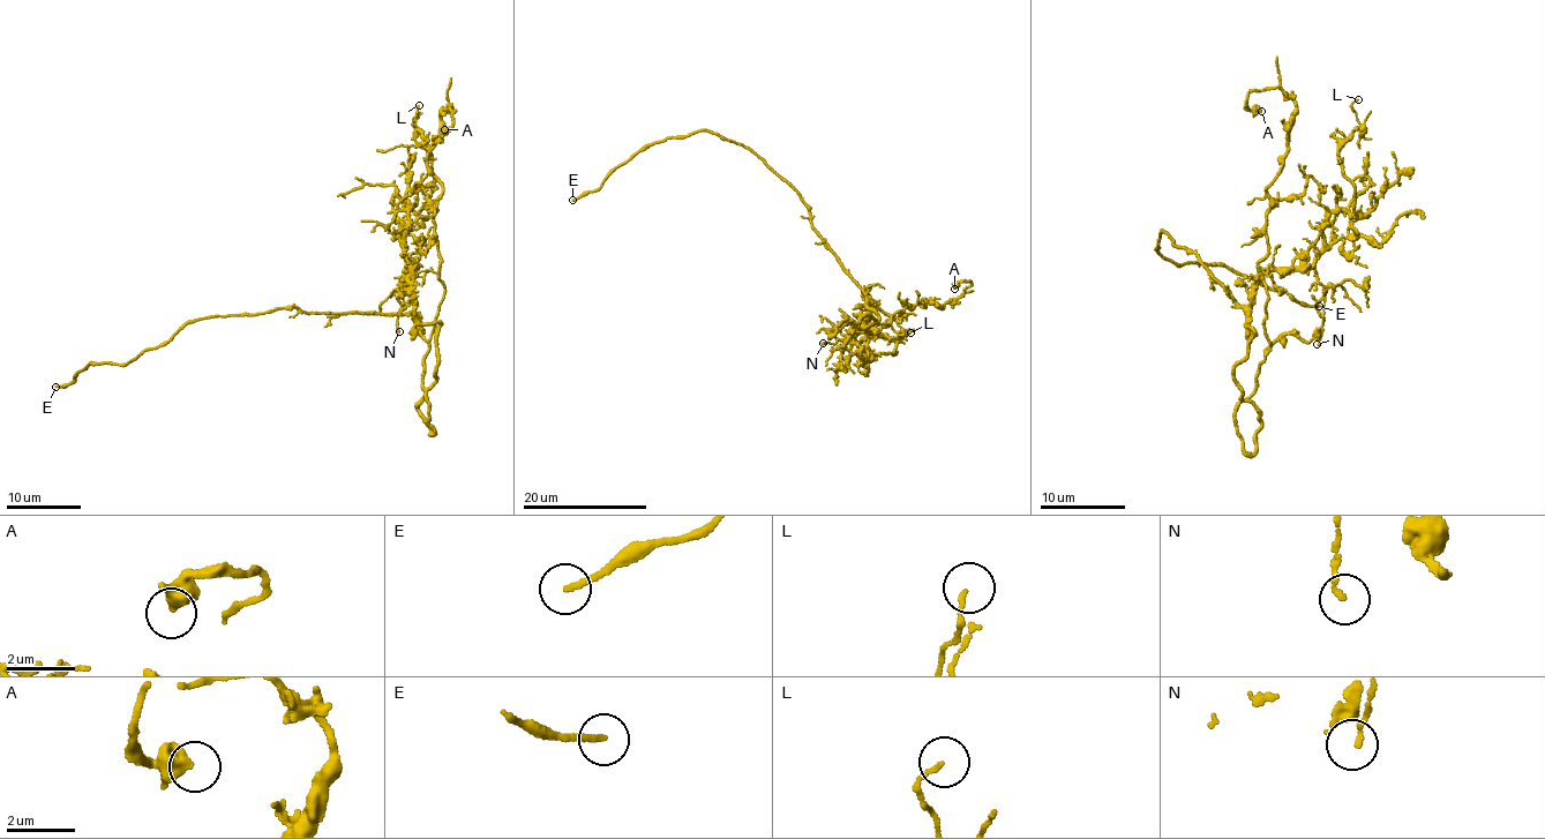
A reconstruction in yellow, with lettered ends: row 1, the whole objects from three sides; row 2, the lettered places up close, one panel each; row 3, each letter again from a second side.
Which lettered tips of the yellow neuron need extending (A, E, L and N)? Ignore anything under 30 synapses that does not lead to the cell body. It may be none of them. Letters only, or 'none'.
E

